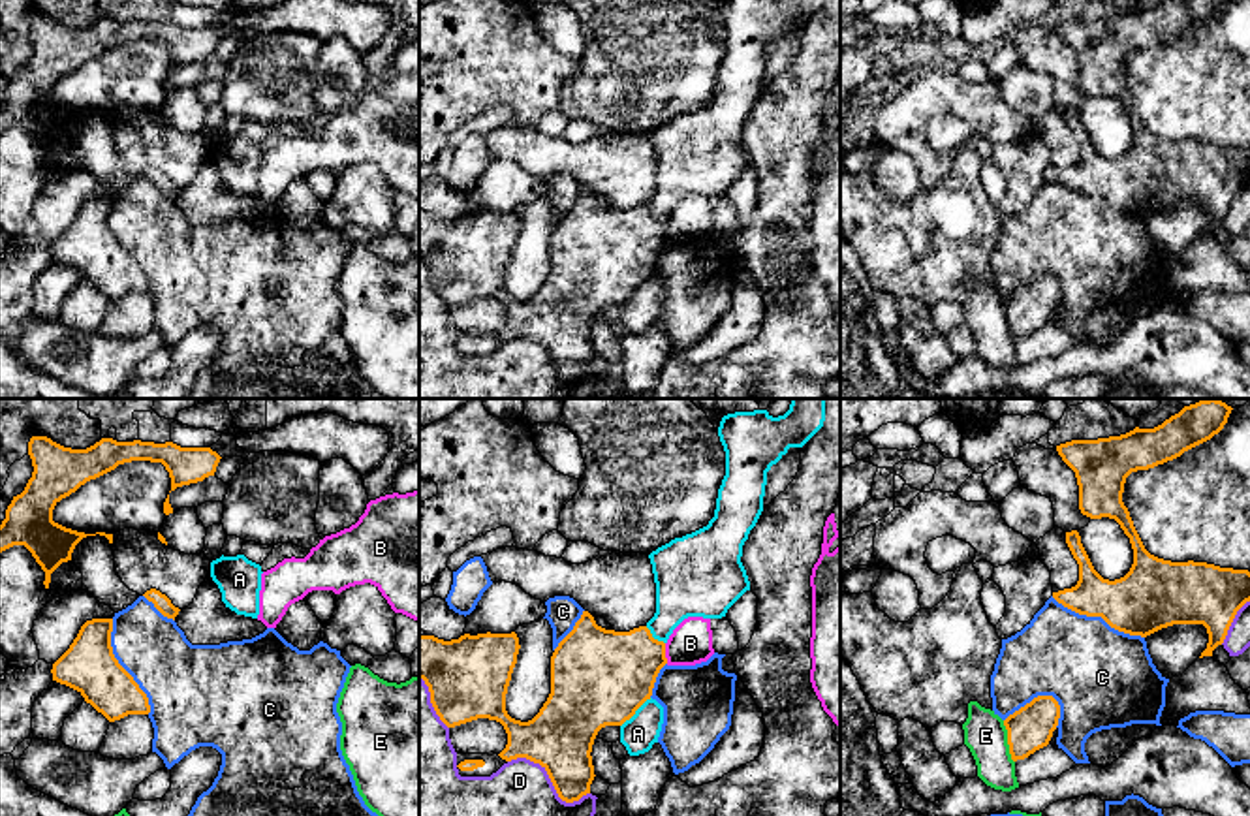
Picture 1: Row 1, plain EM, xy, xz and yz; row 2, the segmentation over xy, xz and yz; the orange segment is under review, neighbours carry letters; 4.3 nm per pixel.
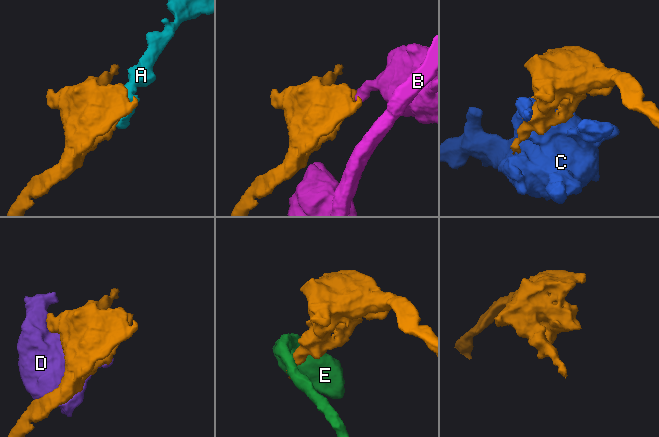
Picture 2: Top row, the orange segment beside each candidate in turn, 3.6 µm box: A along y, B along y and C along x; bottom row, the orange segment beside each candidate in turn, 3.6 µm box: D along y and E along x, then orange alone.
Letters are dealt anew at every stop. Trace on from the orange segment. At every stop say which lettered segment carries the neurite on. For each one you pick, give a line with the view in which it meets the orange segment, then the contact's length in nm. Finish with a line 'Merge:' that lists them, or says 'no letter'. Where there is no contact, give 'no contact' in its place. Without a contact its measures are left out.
Merge: no letter

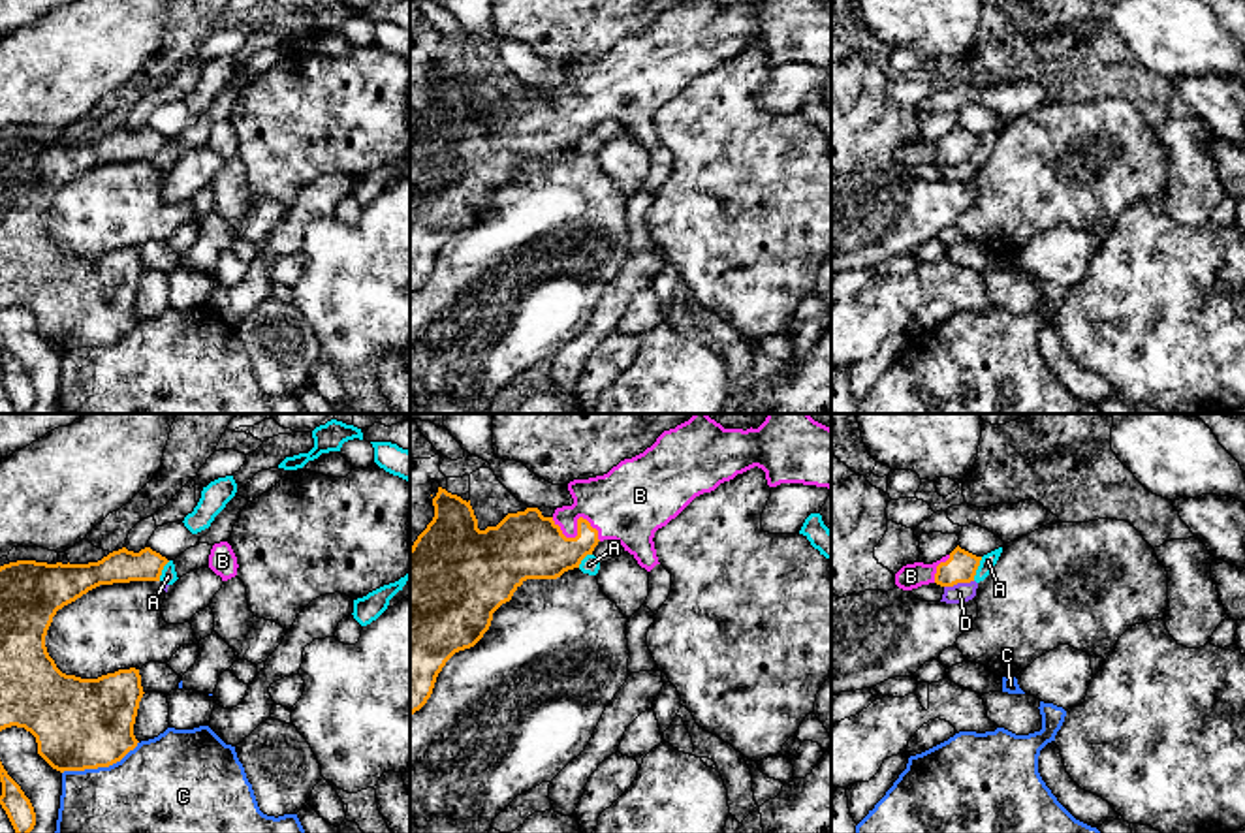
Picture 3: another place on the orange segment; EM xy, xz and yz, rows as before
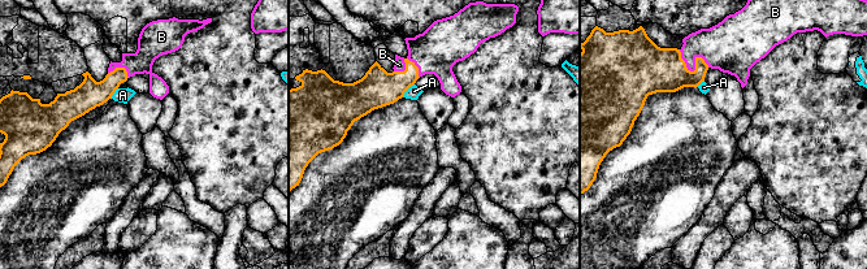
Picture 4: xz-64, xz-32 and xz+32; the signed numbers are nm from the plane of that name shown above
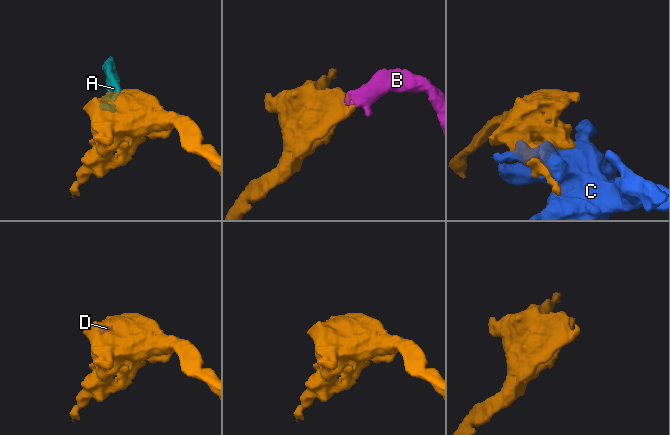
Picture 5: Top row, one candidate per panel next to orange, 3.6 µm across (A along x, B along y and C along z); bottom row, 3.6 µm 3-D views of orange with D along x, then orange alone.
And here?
B: meets orange in xz; contact 240 nm long
Merge: B

